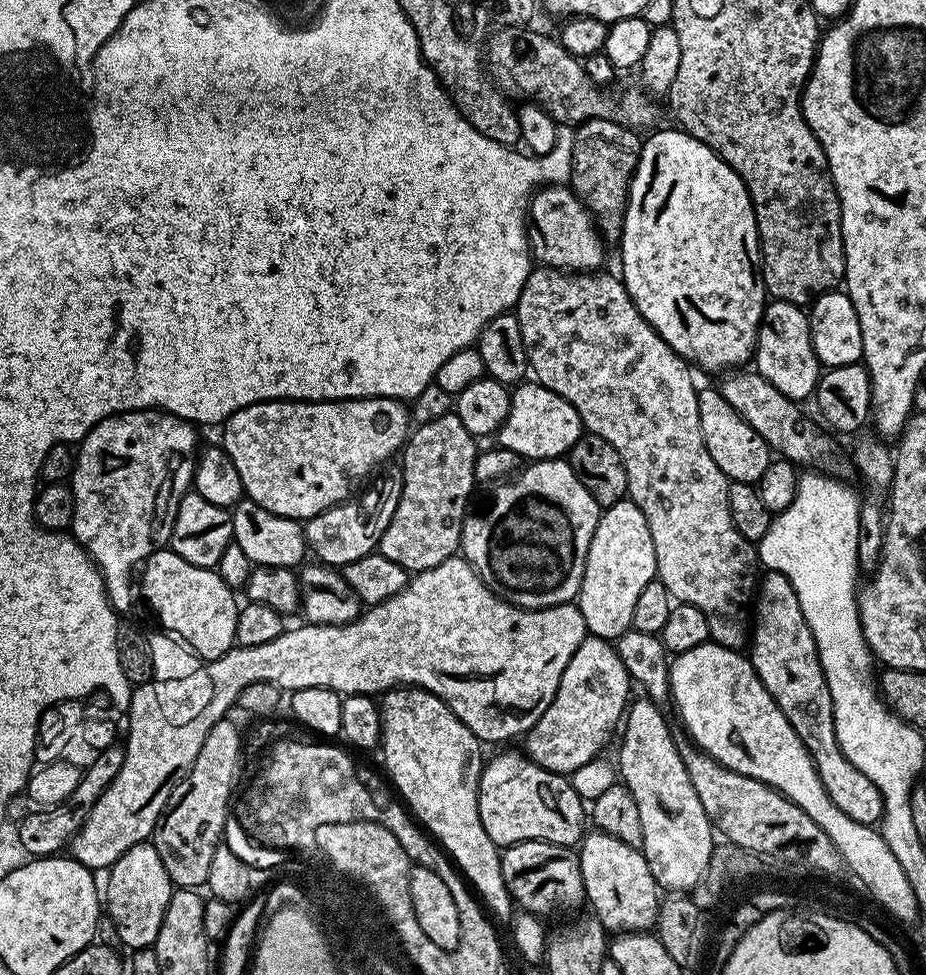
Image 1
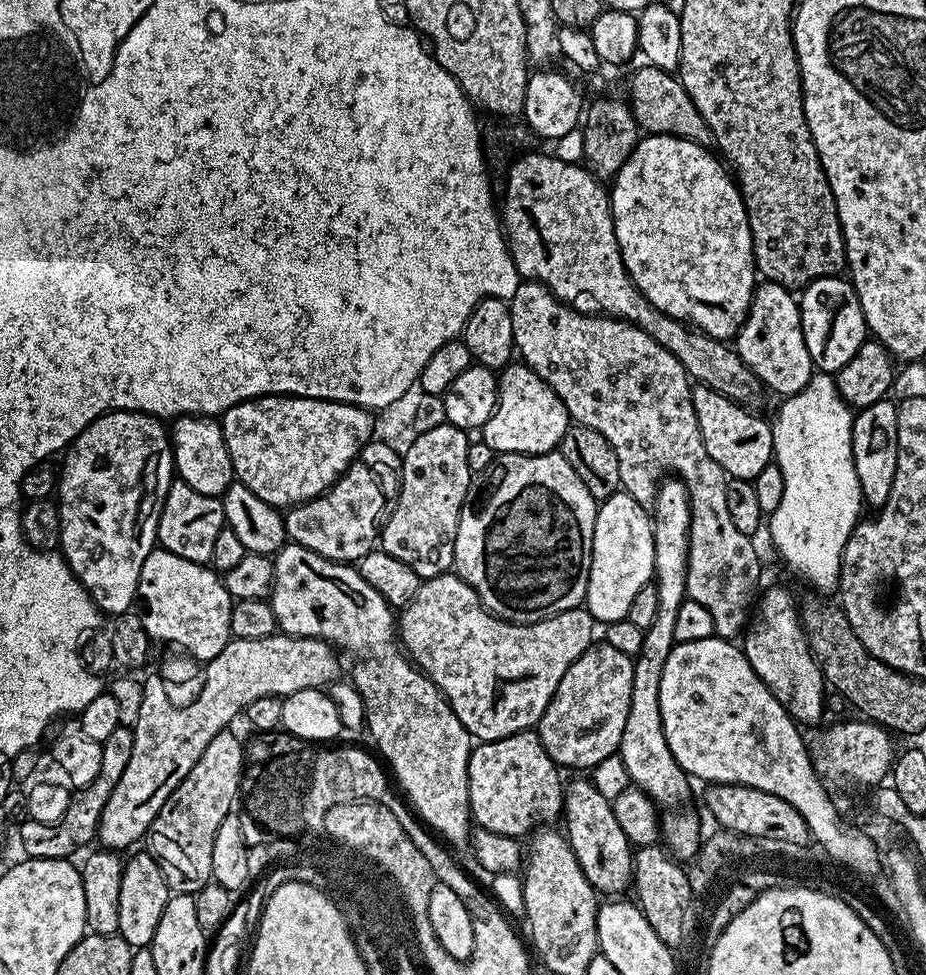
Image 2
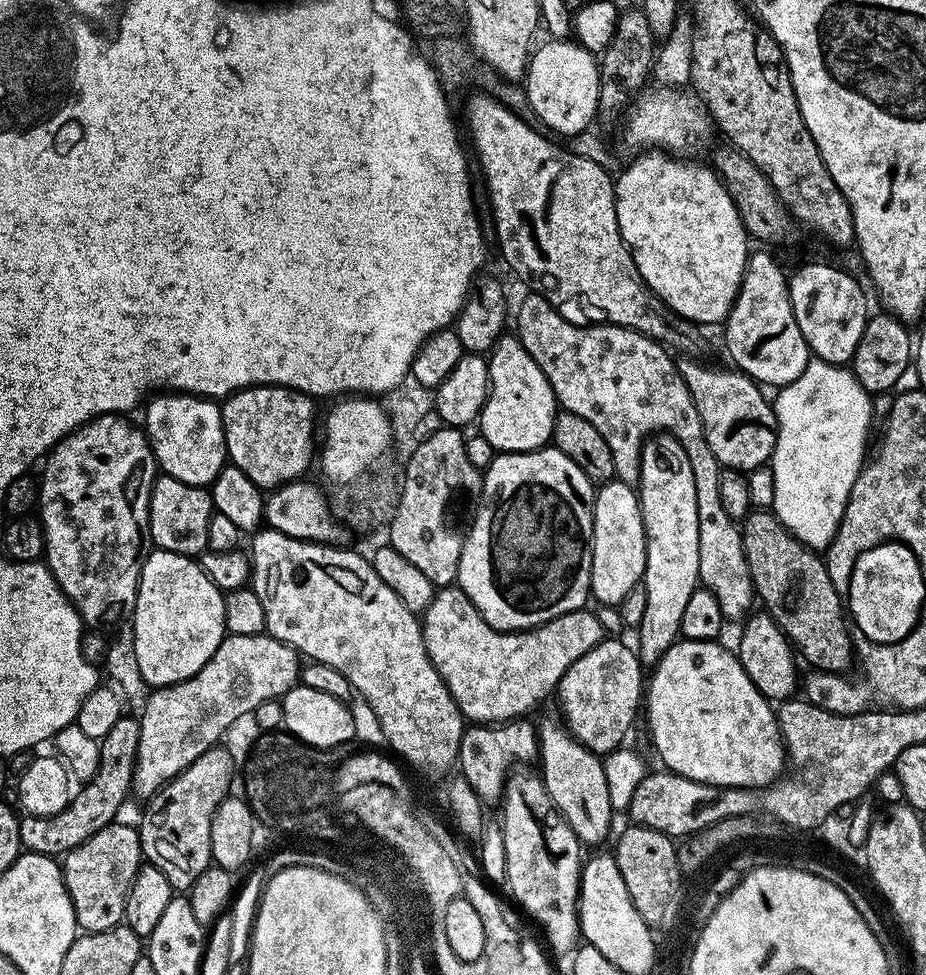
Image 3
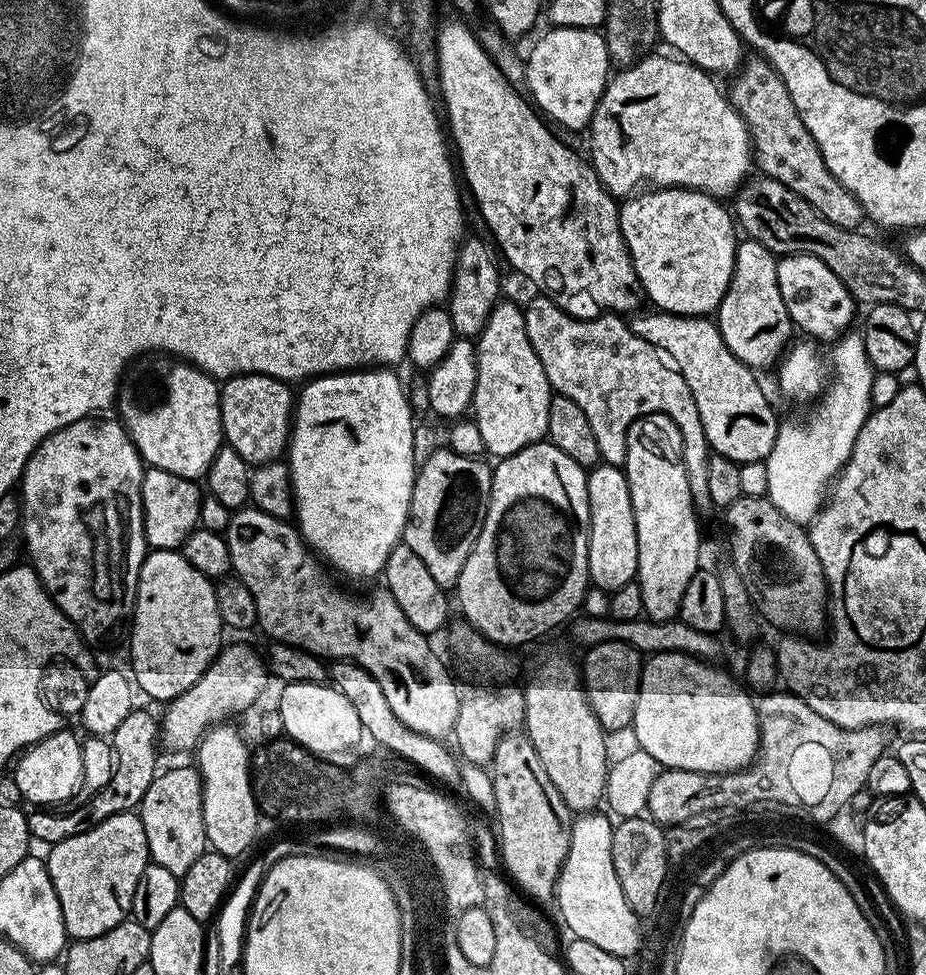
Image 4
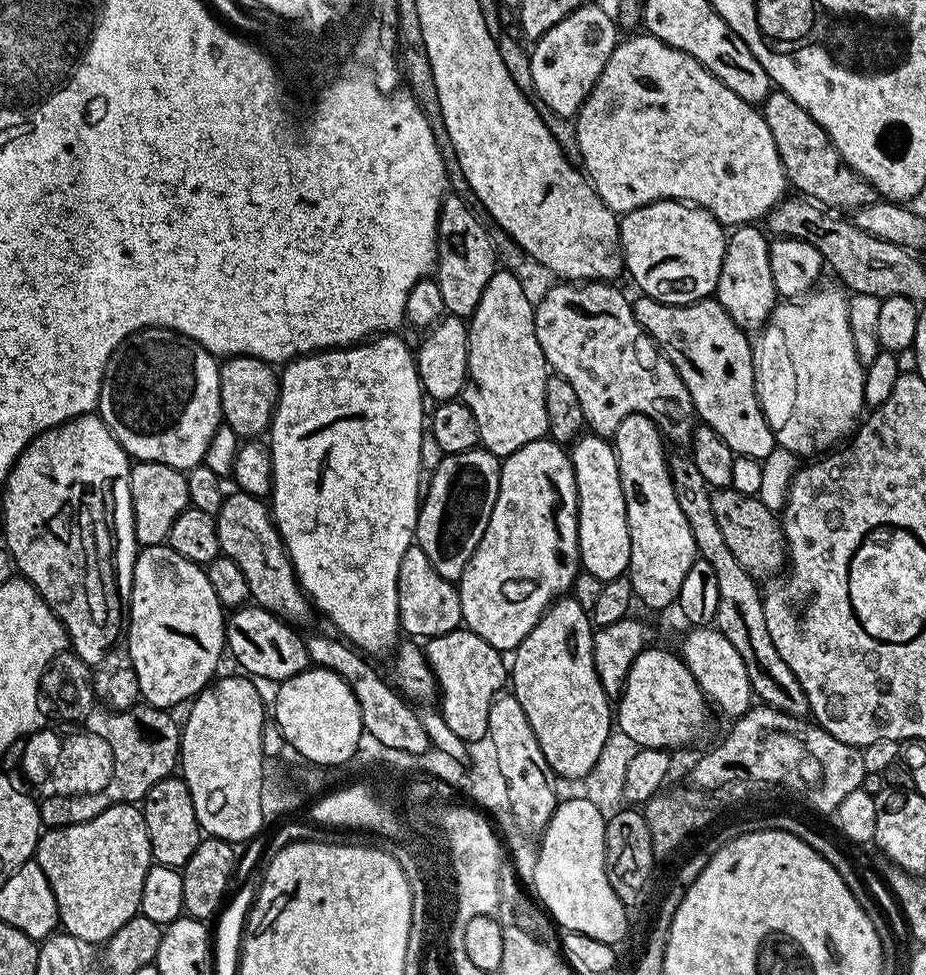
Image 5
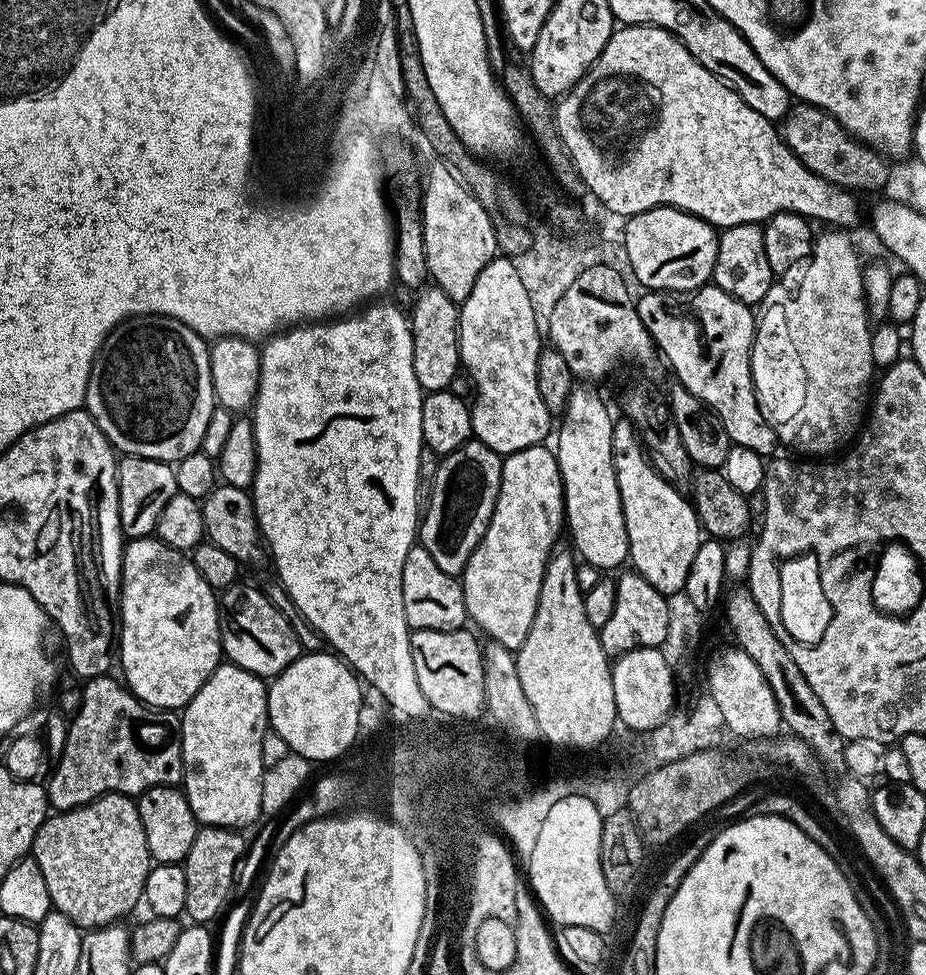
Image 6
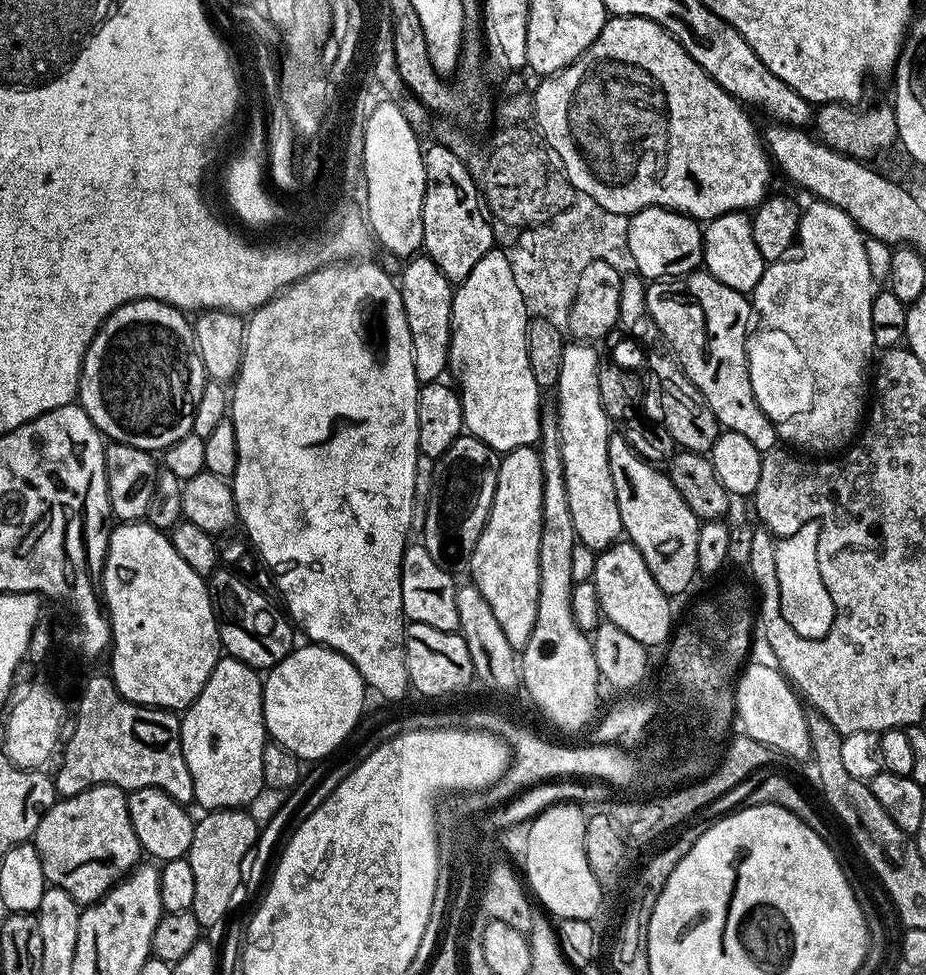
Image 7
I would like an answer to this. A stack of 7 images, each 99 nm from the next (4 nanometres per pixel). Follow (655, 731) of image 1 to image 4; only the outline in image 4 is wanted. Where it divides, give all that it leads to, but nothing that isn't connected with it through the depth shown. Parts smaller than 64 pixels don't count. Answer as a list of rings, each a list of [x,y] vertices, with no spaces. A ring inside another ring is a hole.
[[[655,412],[649,416],[640,416],[628,428],[628,437],[626,438],[626,462],[624,463],[624,477],[628,479],[630,486],[630,502],[634,506],[634,526],[638,530],[638,570],[636,579],[642,590],[642,606],[644,607],[644,616],[649,620],[675,620],[680,615],[682,606],[682,594],[686,594],[686,586],[690,586],[690,578],[701,571],[700,564],[700,524],[696,521],[697,505],[692,499],[692,483],[688,480],[688,466],[684,463],[684,439],[678,430],[675,422],[666,414]]]

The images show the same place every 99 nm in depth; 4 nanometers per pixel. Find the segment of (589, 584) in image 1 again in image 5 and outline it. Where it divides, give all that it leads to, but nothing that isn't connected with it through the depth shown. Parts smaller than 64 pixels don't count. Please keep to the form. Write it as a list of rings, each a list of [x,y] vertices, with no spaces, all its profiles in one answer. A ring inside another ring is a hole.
[[[584,434],[571,445],[570,459],[578,494],[578,546],[581,569],[594,574],[594,578],[599,580],[613,580],[627,573],[630,562],[630,526],[626,518],[626,498],[622,494],[616,449],[603,436]]]

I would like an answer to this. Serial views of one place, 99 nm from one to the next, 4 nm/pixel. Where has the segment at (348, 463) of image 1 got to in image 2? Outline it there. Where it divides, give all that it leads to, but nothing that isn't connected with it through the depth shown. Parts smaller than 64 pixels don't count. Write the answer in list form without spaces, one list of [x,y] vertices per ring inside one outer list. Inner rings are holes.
[[[262,396],[229,408],[222,416],[224,441],[235,479],[258,494],[262,502],[281,510],[313,500],[331,488],[356,461],[361,448],[373,439],[373,425],[373,413],[367,408],[305,396]]]

